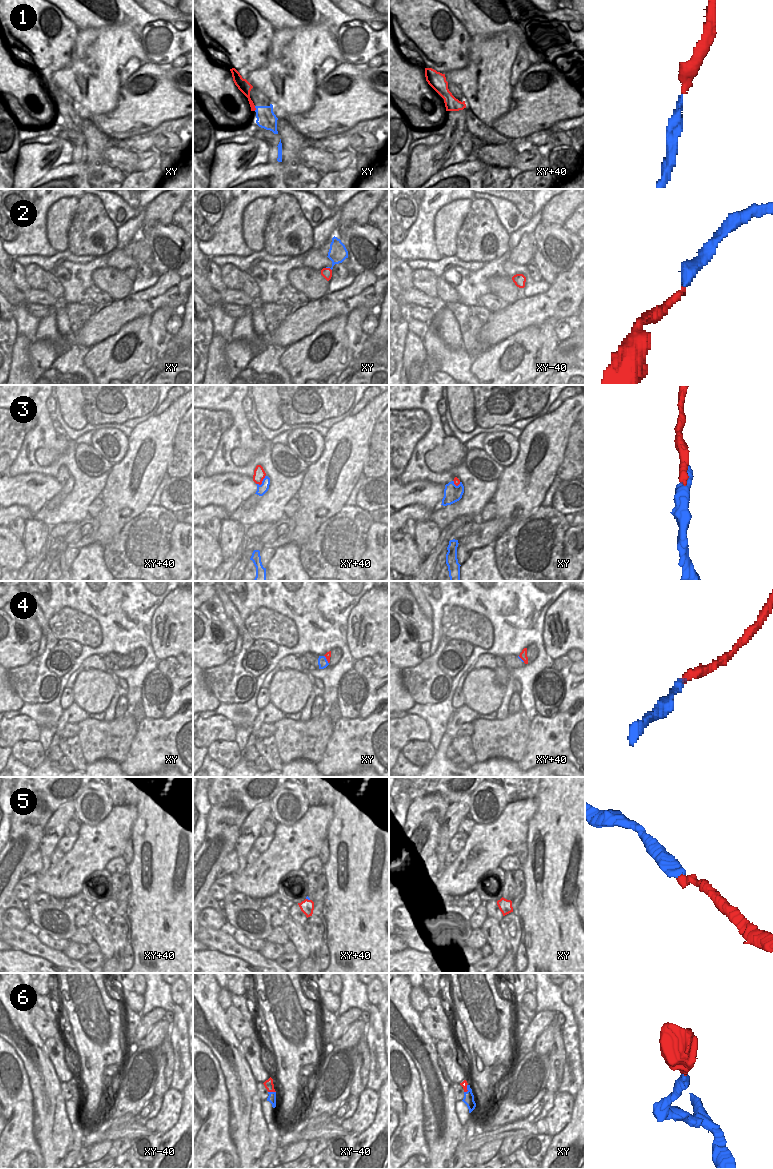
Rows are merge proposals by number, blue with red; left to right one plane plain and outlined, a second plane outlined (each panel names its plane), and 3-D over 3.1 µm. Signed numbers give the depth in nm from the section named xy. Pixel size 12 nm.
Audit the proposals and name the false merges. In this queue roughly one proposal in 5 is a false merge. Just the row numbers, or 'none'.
none

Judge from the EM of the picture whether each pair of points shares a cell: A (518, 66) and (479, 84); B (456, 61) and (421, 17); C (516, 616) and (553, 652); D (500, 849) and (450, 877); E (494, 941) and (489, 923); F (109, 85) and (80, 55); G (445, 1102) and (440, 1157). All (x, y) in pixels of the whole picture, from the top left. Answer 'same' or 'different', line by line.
A: different
B: same
C: different
D: same
E: same
F: same
G: same

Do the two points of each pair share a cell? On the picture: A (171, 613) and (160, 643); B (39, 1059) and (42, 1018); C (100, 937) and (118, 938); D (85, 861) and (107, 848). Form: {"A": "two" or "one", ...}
{"A": "one", "B": "two", "C": "two", "D": "one"}

